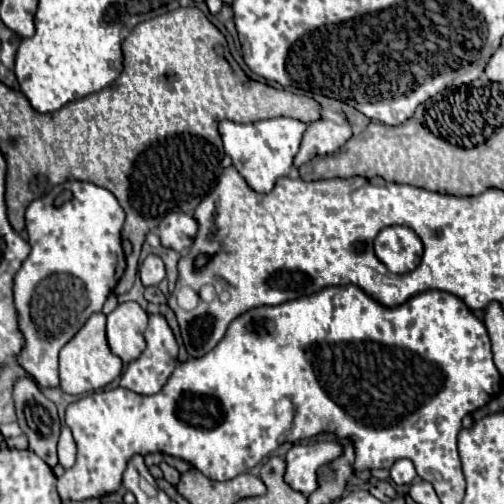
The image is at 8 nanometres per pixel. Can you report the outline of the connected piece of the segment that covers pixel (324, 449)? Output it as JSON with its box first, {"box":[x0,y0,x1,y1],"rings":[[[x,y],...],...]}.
{"box":[286,441,344,495],"rings":[[[314,441],[306,445],[292,445],[286,453],[286,483],[304,495],[318,489],[318,469],[328,461],[338,459],[344,447],[336,441]]]}

